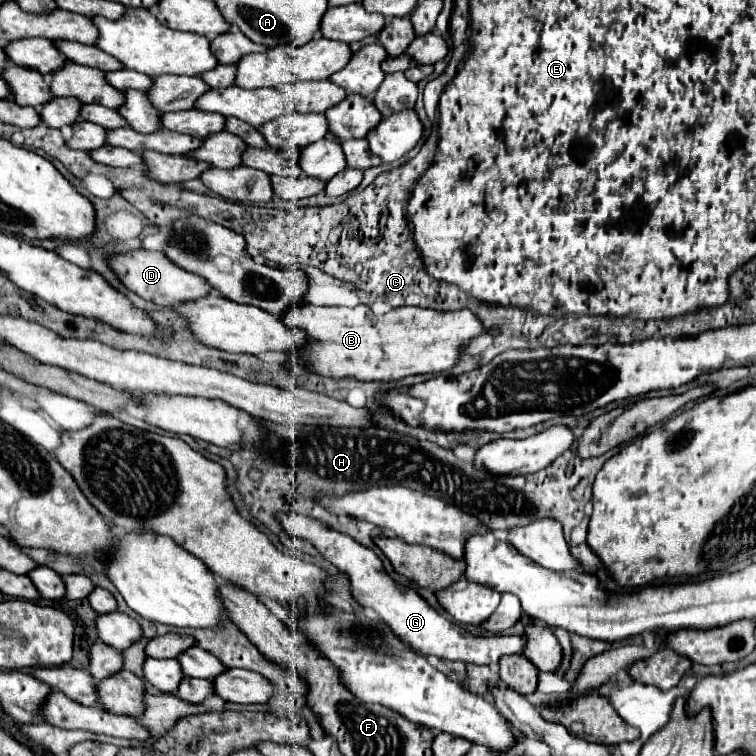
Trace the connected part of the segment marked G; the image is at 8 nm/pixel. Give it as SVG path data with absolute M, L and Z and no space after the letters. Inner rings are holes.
M294 511L280 515L280 521L284 525L284 529L298 537L298 539L308 539L316 545L316 549L324 555L326 561L330 561L332 565L338 567L338 571L348 573L350 575L350 589L354 593L354 597L358 599L360 605L374 609L382 621L386 621L392 629L392 633L396 637L400 637L404 643L410 643L414 647L414 651L422 653L424 657L440 657L440 659L448 659L448 661L462 661L462 663L476 663L476 665L492 665L498 663L500 657L504 655L522 655L526 649L528 639L526 637L518 637L518 635L472 635L470 631L466 631L464 627L444 619L444 615L440 615L434 607L430 607L426 603L426 599L422 599L416 591L416 587L406 587L396 583L382 567L380 557L356 543L352 537L336 533L332 529L326 529L324 523L298 515Z

